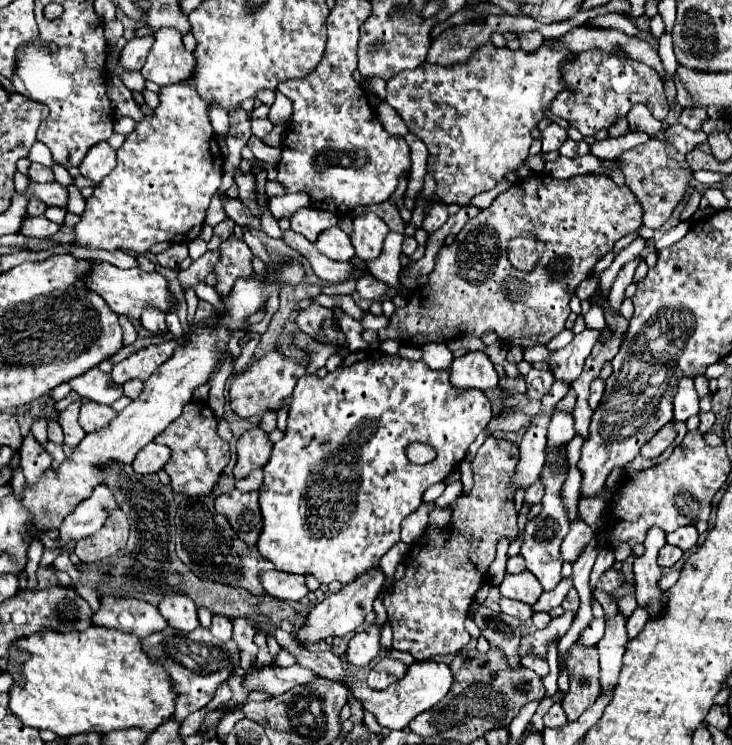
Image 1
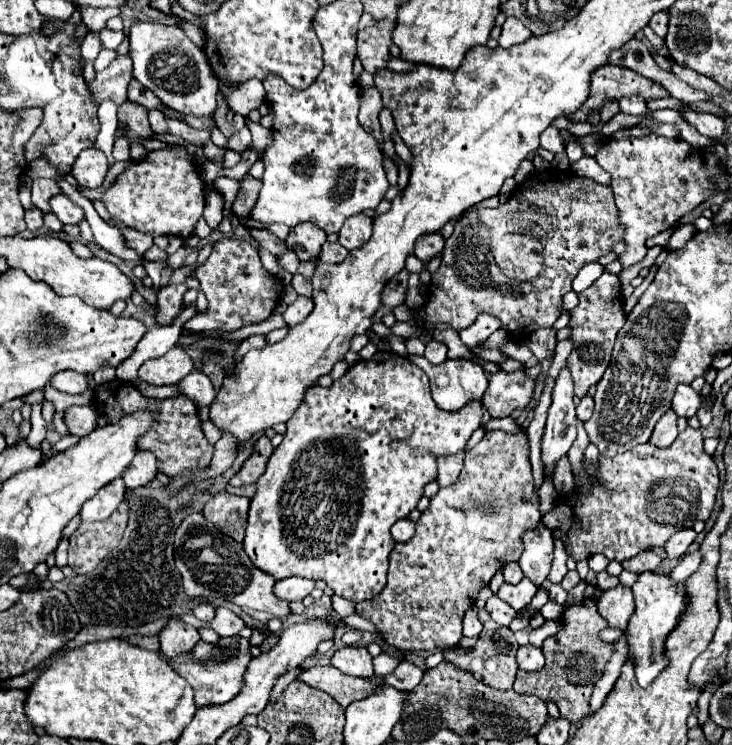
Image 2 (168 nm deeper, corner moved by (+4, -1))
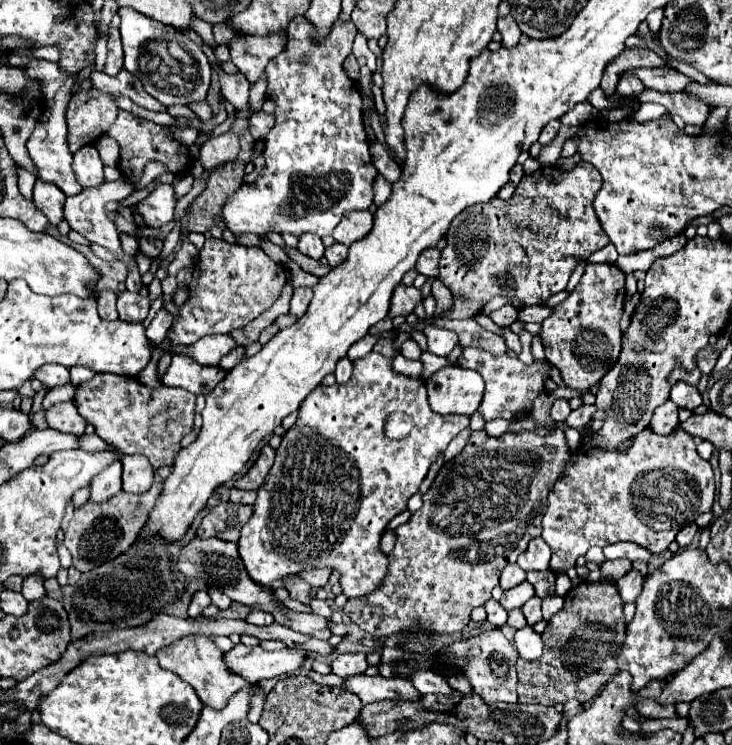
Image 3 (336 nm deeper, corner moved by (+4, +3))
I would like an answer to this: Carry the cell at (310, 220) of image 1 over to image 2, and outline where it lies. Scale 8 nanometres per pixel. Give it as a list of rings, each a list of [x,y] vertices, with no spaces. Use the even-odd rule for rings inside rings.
[[[297,224],[295,228],[291,228],[287,246],[297,254],[299,260],[305,262],[311,258],[319,258],[325,240],[327,234],[321,228],[313,228],[313,224]]]

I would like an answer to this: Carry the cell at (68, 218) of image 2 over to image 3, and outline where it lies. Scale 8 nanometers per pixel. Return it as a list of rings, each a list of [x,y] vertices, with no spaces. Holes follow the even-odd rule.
[[[151,160],[151,162],[147,162],[147,164],[145,164],[143,174],[139,176],[139,180],[133,180],[133,182],[131,182],[131,180],[119,178],[119,180],[115,180],[115,182],[103,182],[101,186],[85,188],[85,190],[81,190],[79,194],[69,196],[69,198],[65,200],[63,214],[65,214],[65,220],[69,222],[69,226],[71,226],[73,230],[77,230],[79,234],[83,234],[89,242],[97,242],[97,244],[105,246],[107,250],[111,250],[111,252],[117,256],[117,260],[121,260],[123,264],[127,264],[127,268],[129,268],[129,282],[125,282],[125,286],[127,286],[127,290],[129,290],[129,292],[139,292],[139,288],[141,288],[141,274],[139,274],[139,268],[137,268],[135,258],[123,252],[121,242],[119,242],[117,228],[115,228],[115,224],[107,218],[105,202],[109,202],[109,200],[125,200],[125,198],[127,198],[127,196],[131,196],[135,190],[145,188],[151,180],[155,180],[157,176],[161,176],[161,174],[165,174],[165,172],[167,172],[167,166],[165,166],[163,162],[159,162],[159,160]]]

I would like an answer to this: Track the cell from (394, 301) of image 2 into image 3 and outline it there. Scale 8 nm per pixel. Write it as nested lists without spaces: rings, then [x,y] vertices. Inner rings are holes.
[[[403,282],[397,284],[395,292],[393,292],[393,298],[391,298],[391,310],[389,310],[389,316],[395,318],[395,316],[407,316],[415,310],[415,304],[421,300],[421,292],[415,288],[415,286],[405,286]]]

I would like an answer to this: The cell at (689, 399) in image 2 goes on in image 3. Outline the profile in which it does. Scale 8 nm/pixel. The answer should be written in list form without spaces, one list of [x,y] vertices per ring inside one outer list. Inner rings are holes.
[[[679,380],[673,388],[671,388],[671,400],[679,406],[679,408],[687,408],[687,410],[695,410],[703,400],[701,394],[695,386],[689,386],[687,382]]]

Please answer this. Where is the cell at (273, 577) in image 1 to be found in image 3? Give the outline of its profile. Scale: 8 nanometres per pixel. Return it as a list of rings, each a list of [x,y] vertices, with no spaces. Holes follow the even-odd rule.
[[[317,568],[317,570],[307,570],[307,572],[299,572],[299,574],[297,574],[297,578],[305,580],[313,590],[325,588],[329,576],[331,576],[331,572],[329,572],[327,568]]]

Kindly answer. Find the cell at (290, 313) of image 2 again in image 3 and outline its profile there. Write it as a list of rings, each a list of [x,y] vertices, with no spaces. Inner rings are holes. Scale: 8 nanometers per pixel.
[[[297,288],[295,294],[293,294],[293,298],[291,298],[291,310],[289,310],[289,314],[295,316],[295,318],[303,316],[311,298],[313,298],[313,290],[311,288]]]

